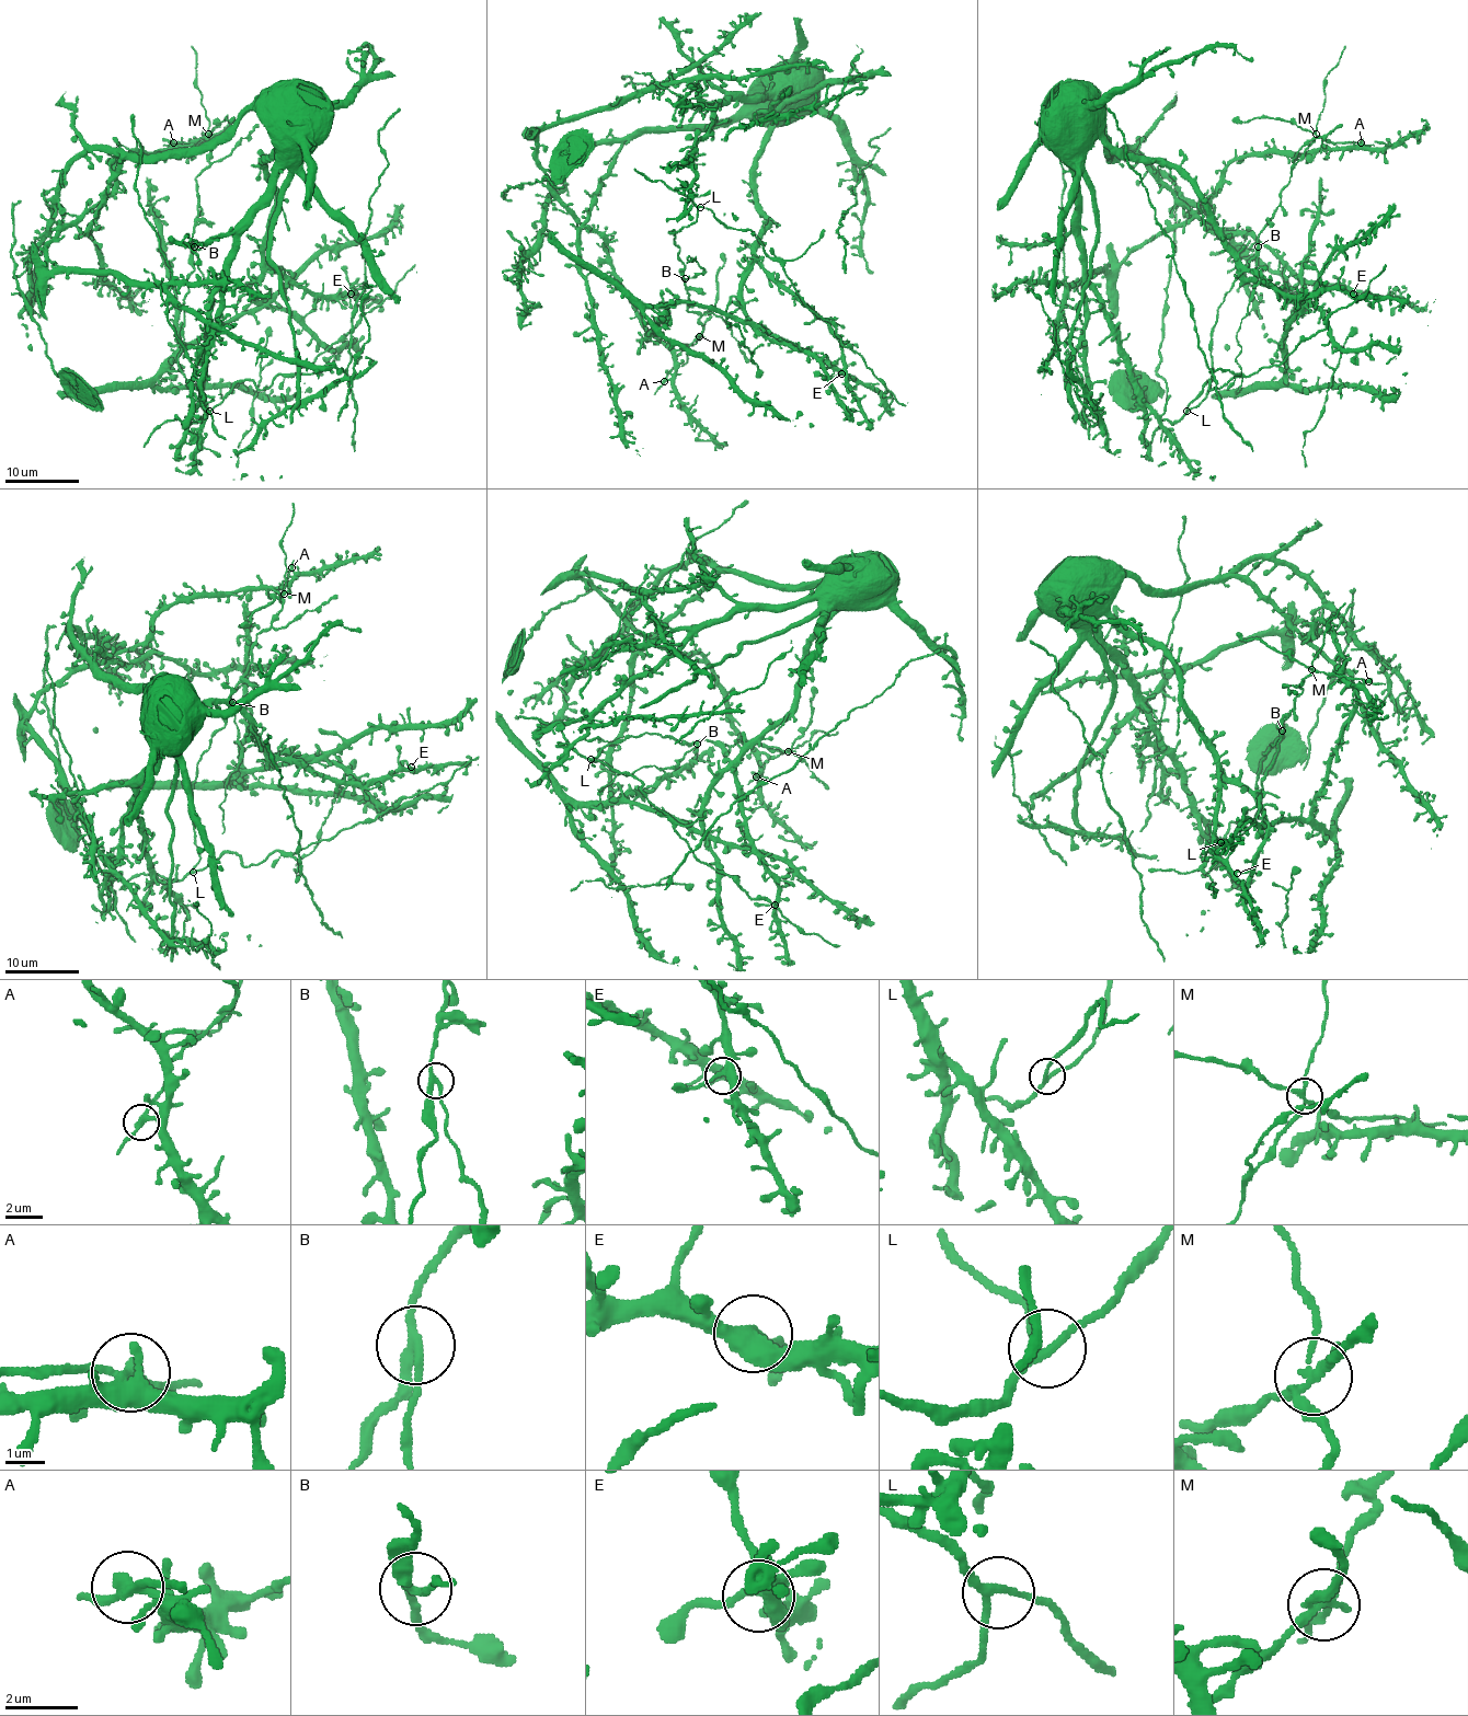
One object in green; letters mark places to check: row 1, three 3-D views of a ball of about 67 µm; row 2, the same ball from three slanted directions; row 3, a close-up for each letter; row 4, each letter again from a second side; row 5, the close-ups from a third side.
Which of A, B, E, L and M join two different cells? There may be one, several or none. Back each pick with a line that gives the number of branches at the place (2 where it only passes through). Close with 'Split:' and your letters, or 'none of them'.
A: branches 3
B: branches 3
M: branches 4
Split: A, B, M

